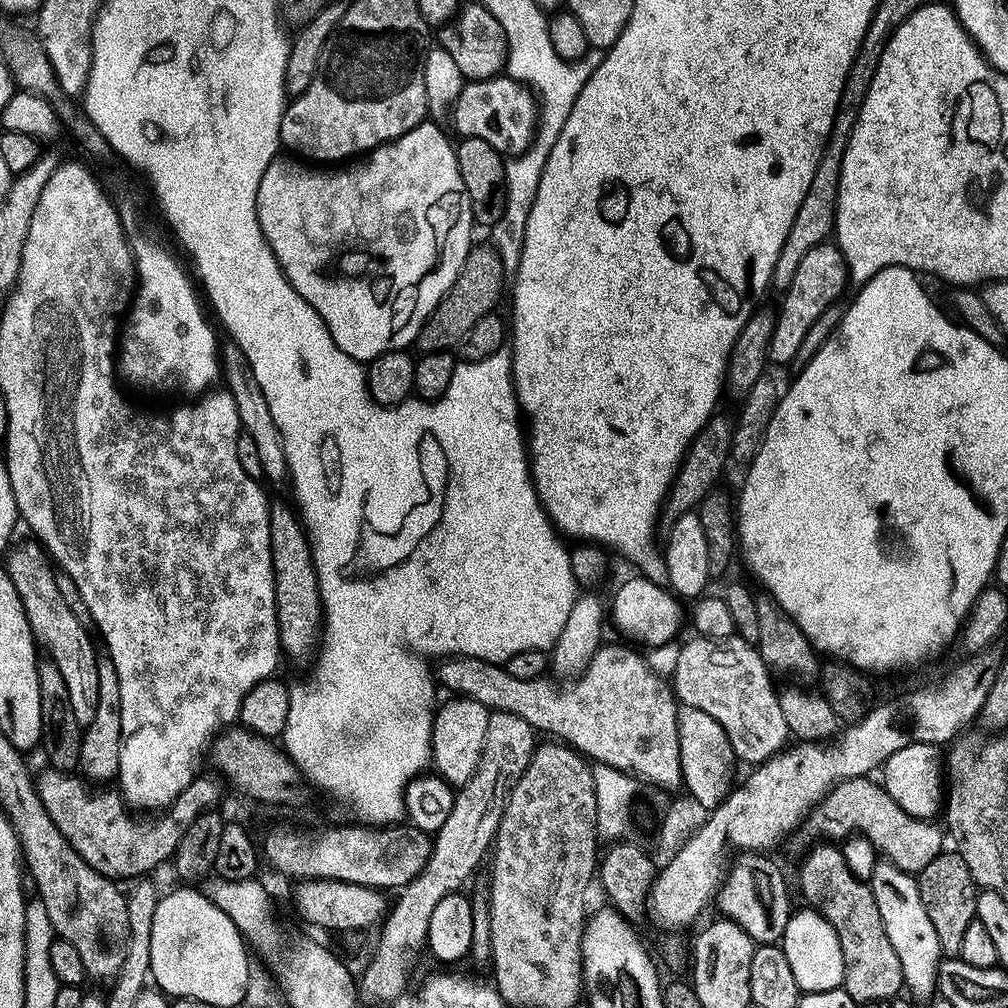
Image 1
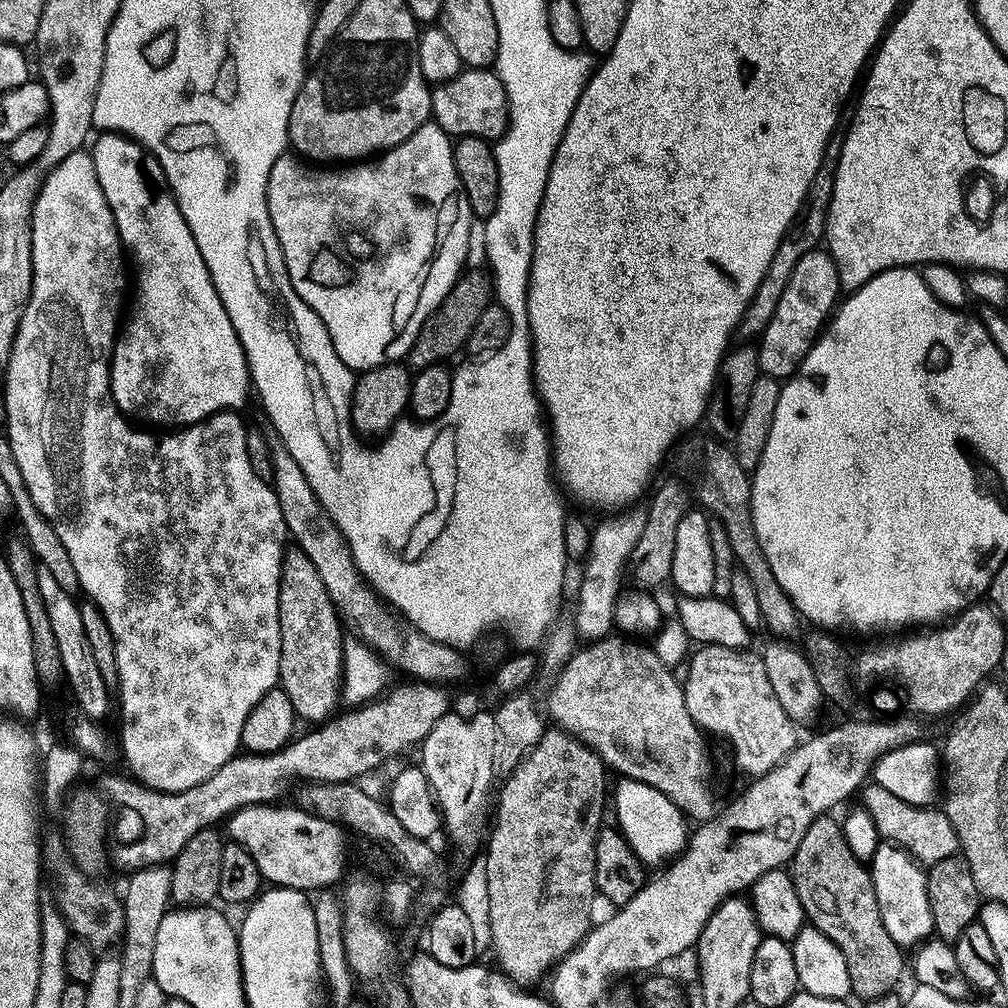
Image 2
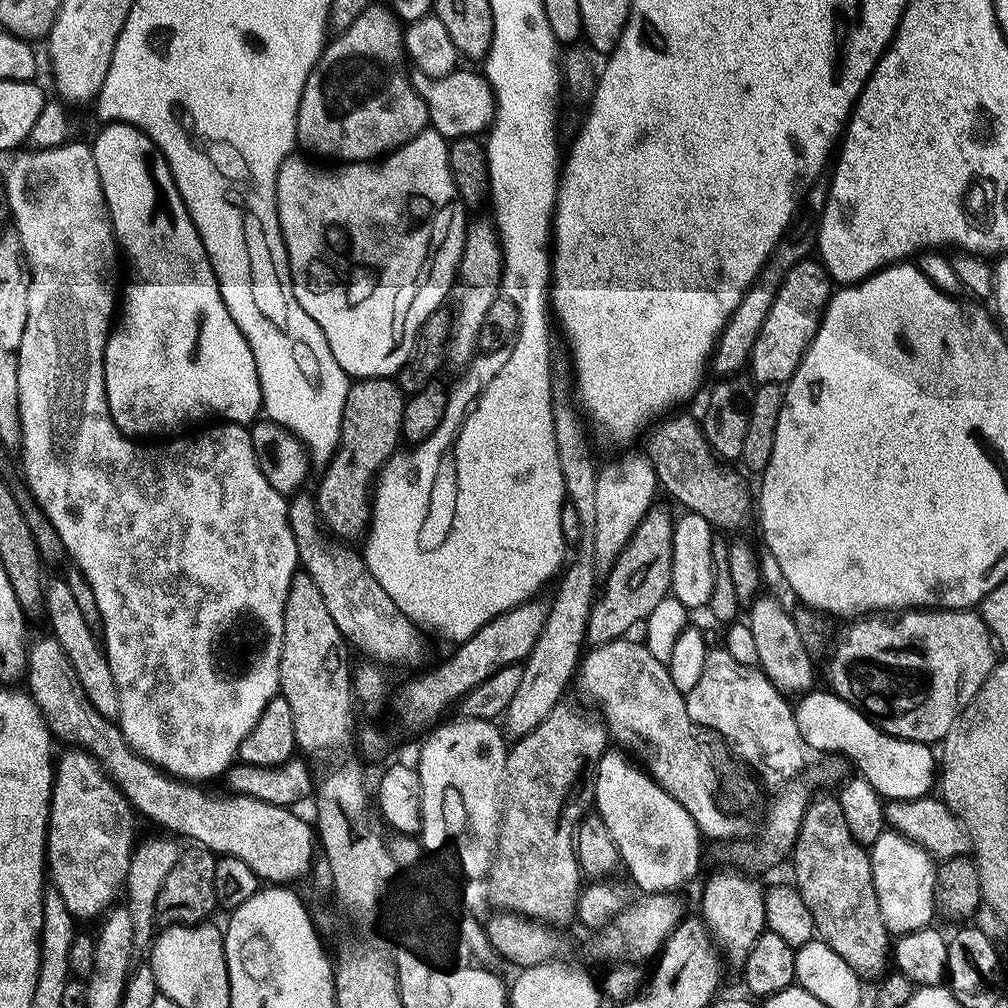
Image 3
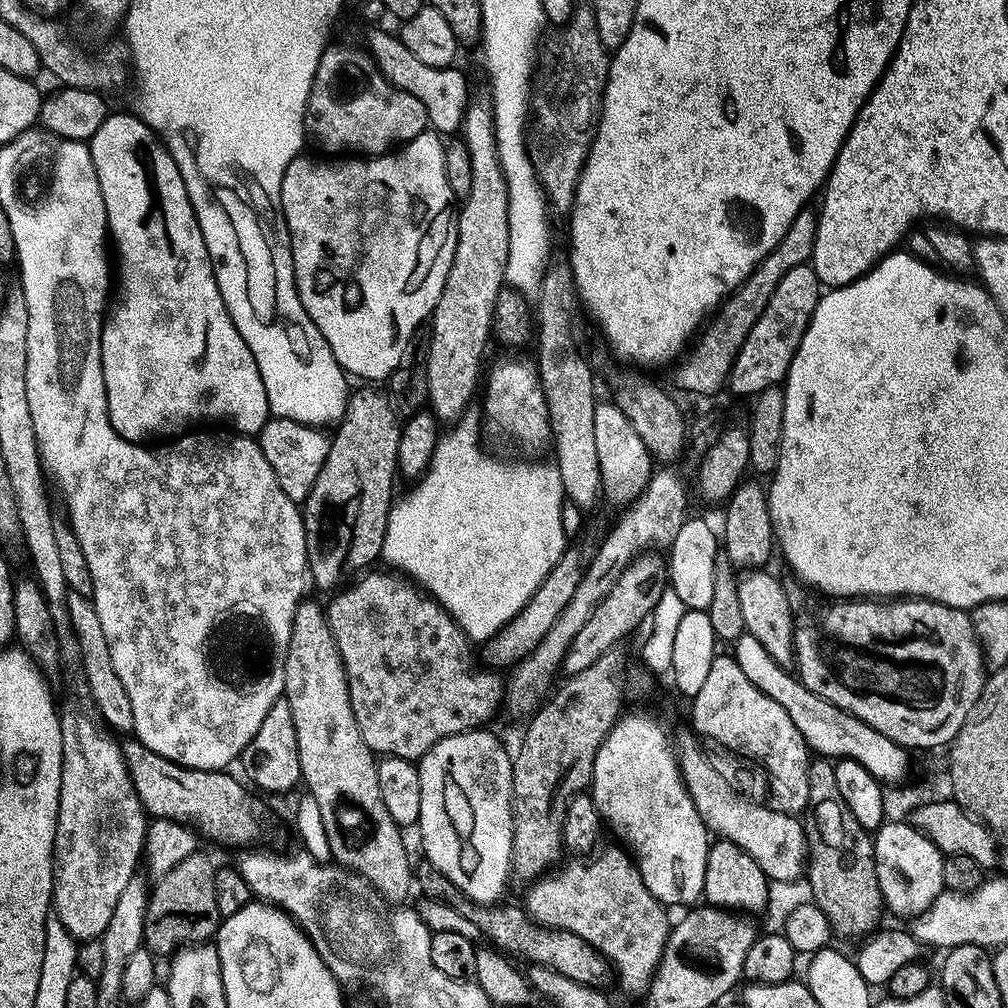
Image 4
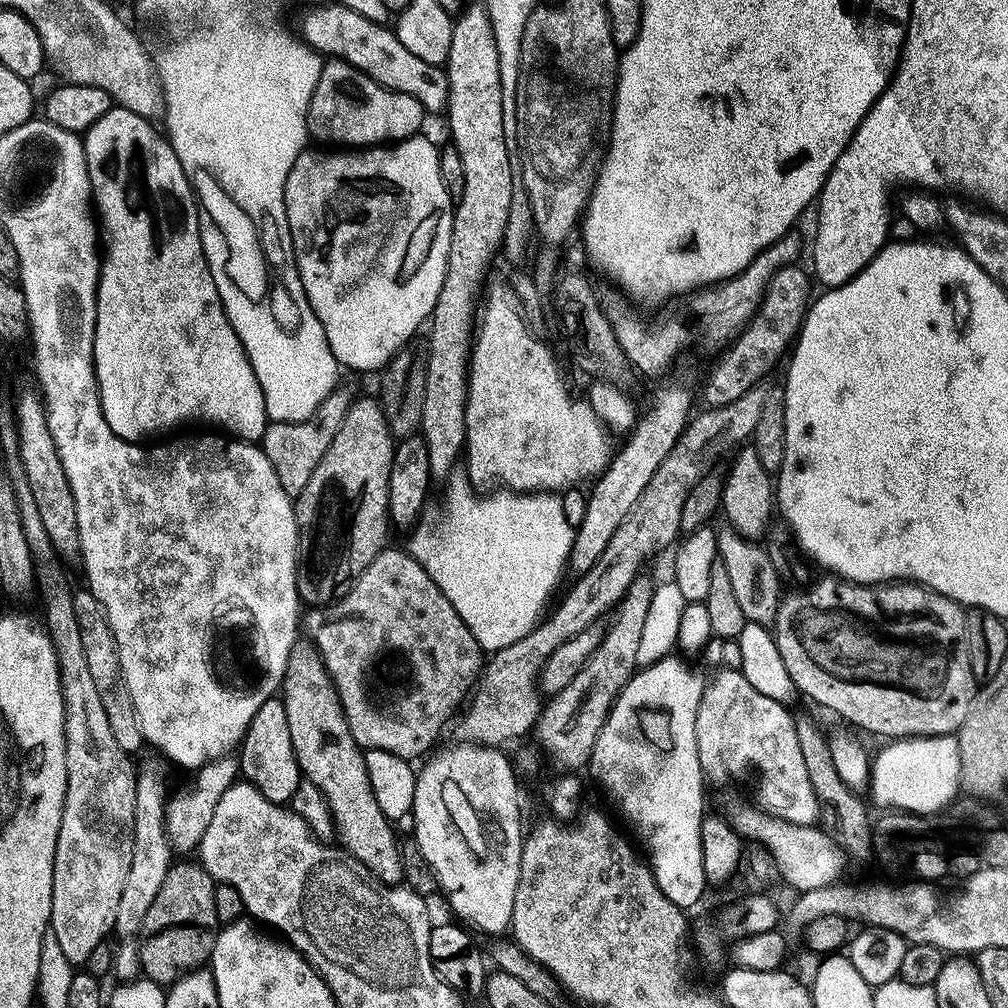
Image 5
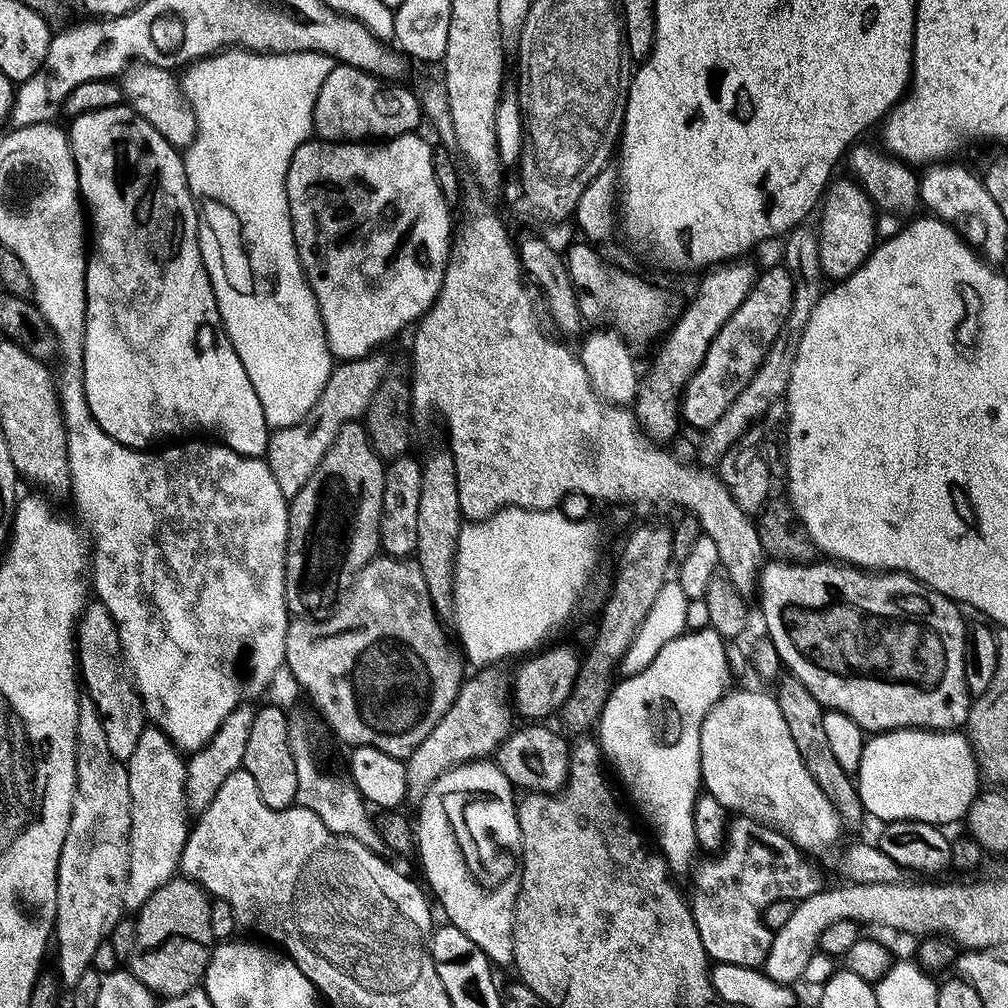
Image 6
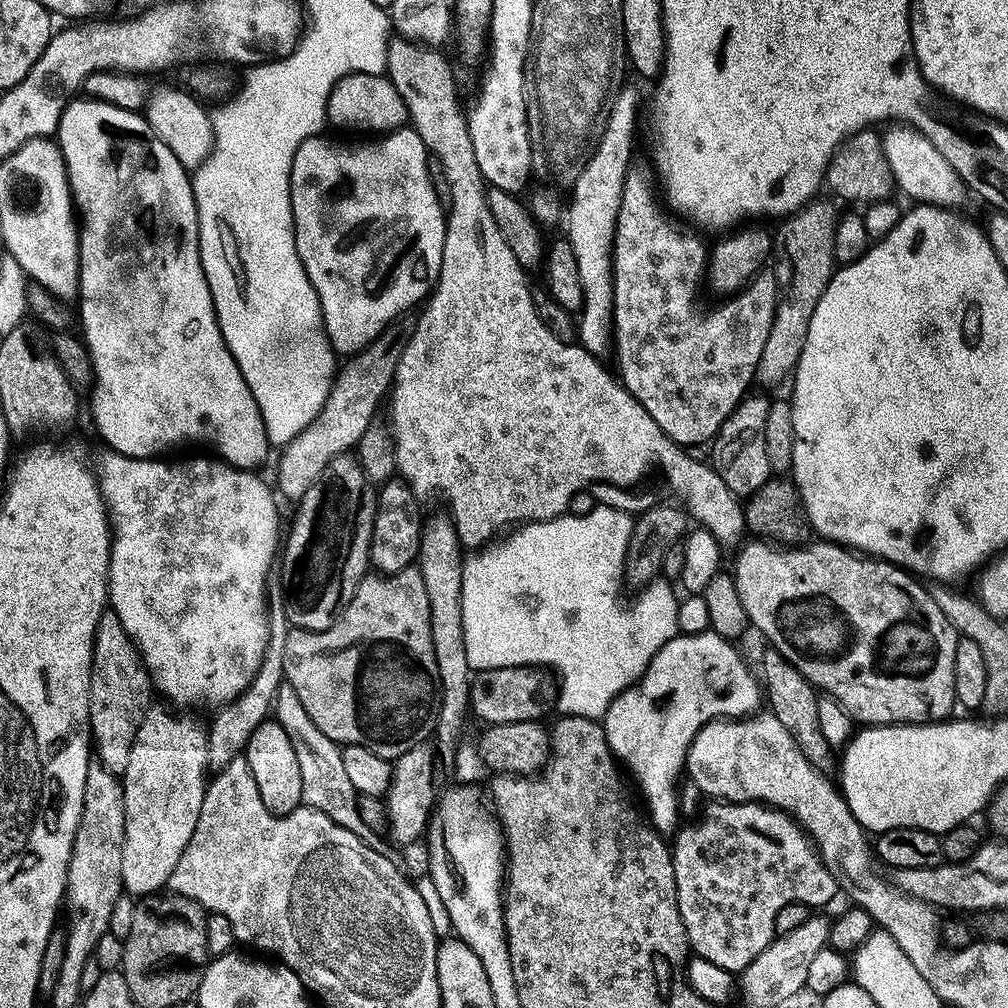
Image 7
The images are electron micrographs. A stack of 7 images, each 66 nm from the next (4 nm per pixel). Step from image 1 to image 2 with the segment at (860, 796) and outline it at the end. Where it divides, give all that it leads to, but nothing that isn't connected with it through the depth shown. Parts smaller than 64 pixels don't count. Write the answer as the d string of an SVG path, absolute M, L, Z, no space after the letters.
M875 782L863 785L863 796L863 811L867 812L868 817L874 822L881 841L895 844L903 852L907 852L917 864L931 866L942 862L942 858L957 855L960 839L943 807L911 805L910 802L902 801L897 795Z

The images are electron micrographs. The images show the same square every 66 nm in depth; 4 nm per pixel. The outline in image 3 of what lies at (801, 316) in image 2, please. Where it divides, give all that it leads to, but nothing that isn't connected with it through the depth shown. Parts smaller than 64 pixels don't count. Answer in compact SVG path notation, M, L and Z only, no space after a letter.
M809 258L798 262L798 266L794 266L794 270L786 274L770 306L770 314L766 314L762 330L758 330L754 350L748 356L746 368L757 385L787 385L820 329L820 321L824 319L824 309L827 308L828 301L833 295L834 281L819 259Z

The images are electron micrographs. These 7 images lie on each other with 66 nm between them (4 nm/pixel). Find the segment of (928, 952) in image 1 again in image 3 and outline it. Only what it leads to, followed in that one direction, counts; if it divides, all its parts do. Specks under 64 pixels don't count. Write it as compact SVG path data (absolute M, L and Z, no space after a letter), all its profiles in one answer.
M886 830L870 846L872 869L874 870L874 890L878 894L878 906L882 906L882 918L886 922L889 933L903 934L917 932L933 923L932 915L937 915L936 903L936 870L937 861L922 846L910 842L902 834Z

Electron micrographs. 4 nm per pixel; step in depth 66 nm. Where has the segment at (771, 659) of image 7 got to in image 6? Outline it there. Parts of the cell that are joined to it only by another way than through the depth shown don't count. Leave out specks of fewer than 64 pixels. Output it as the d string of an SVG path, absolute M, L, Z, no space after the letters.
M791 674L785 675L785 680L774 689L774 695L778 702L778 710L782 710L782 719L790 730L790 738L794 738L794 746L798 746L802 762L806 762L806 770L810 770L810 778L818 782L822 794L826 794L826 798L835 806L841 825L845 829L858 827L866 820L864 804L860 801L860 792L855 786L853 777L846 770L842 770L842 766L838 766L830 750L826 730L822 726L826 710L820 705L818 698L814 698L814 694L810 694L810 690L806 690L806 686L802 686L802 682L798 682L798 678Z

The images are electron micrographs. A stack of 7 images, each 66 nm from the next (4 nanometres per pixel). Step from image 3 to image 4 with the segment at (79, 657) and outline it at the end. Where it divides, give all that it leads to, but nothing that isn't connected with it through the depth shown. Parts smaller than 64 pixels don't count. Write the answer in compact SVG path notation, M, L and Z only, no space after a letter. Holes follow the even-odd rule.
M69 591L66 598L69 608L69 618L73 632L77 636L78 645L81 646L80 667L84 673L84 680L88 683L88 695L102 717L103 723L109 729L117 728L120 732L128 734L134 726L134 710L130 707L130 698L126 698L126 689L114 670L114 662L110 662L110 646L106 642L106 634L102 631L102 622L98 622L98 610L91 599ZM108 724L109 726L108 726Z

